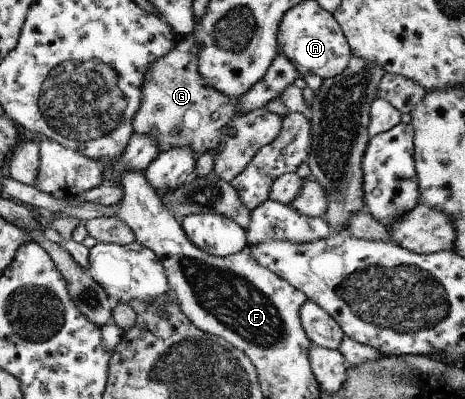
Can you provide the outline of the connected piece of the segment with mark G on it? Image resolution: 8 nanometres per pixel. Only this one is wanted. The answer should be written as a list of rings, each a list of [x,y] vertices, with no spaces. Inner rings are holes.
[[[190,35],[184,36],[184,38],[179,42],[178,45],[164,57],[158,58],[157,61],[153,63],[153,65],[149,66],[149,72],[145,74],[145,84],[141,87],[141,109],[137,111],[137,115],[133,118],[133,130],[139,135],[154,135],[159,142],[159,147],[161,148],[161,152],[170,149],[173,147],[190,147],[195,154],[198,156],[202,155],[207,151],[214,151],[214,173],[225,182],[230,183],[236,176],[239,176],[245,169],[246,166],[254,159],[254,156],[268,144],[271,144],[280,134],[280,130],[282,130],[283,118],[278,114],[268,112],[266,108],[257,109],[253,112],[247,113],[246,115],[238,115],[236,109],[236,104],[238,103],[238,99],[230,99],[224,96],[224,94],[218,93],[214,91],[211,87],[208,87],[200,77],[200,74],[197,70],[197,47],[193,37]]]

